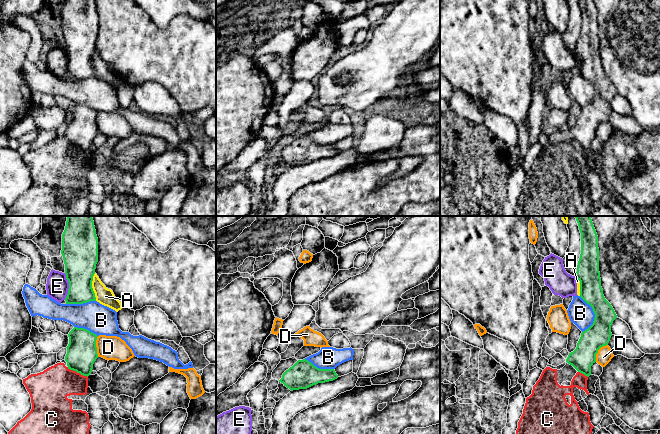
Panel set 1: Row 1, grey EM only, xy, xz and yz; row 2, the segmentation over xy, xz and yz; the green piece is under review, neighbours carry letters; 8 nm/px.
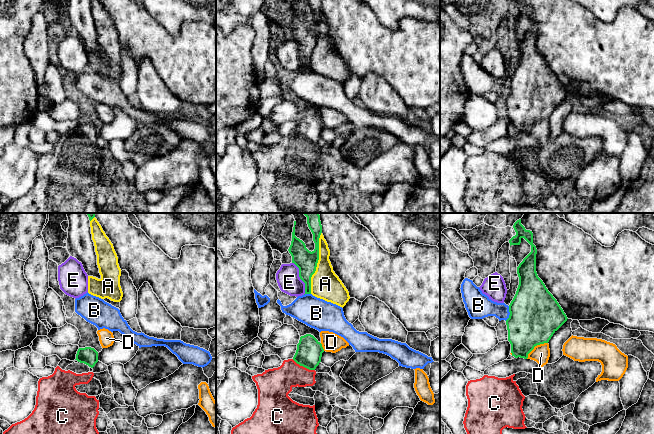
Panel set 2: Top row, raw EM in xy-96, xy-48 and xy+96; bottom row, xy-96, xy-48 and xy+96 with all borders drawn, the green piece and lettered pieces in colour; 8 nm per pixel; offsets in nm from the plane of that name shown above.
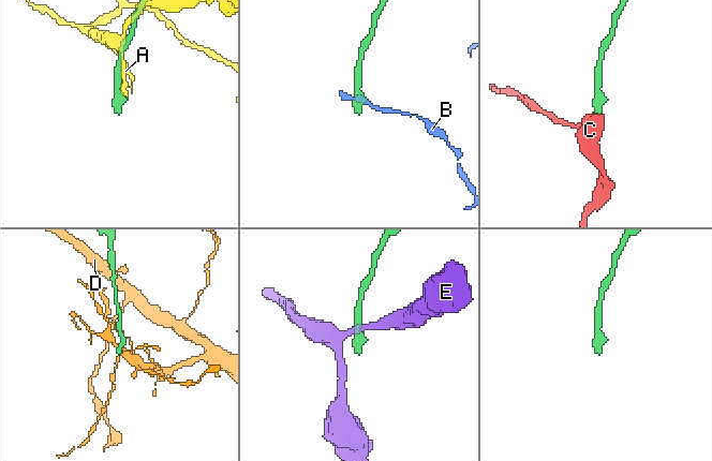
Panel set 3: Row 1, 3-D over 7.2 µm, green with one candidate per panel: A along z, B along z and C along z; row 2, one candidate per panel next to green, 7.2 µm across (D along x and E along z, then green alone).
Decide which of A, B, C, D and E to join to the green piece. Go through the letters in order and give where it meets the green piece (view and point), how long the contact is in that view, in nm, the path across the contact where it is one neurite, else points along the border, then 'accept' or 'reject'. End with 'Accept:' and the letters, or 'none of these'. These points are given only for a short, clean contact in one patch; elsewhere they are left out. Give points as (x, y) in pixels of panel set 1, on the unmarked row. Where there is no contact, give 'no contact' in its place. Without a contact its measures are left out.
A: xy (91, 63) | 220 nm | reject
B: yz (594, 89) | 300 nm | reject
C: xy (77, 148) | 190 nm | across xy (81, 130), (80, 143), (77, 148), (51, 163) | accept
D: yz (597, 127) | 170 nm | along yz (607, 120), (598, 126), (595, 137) | reject
E: xy (69, 62) | 220 nm | along xy (64, 49), (68, 58), (68, 69), (65, 75) | reject
Accept: C

